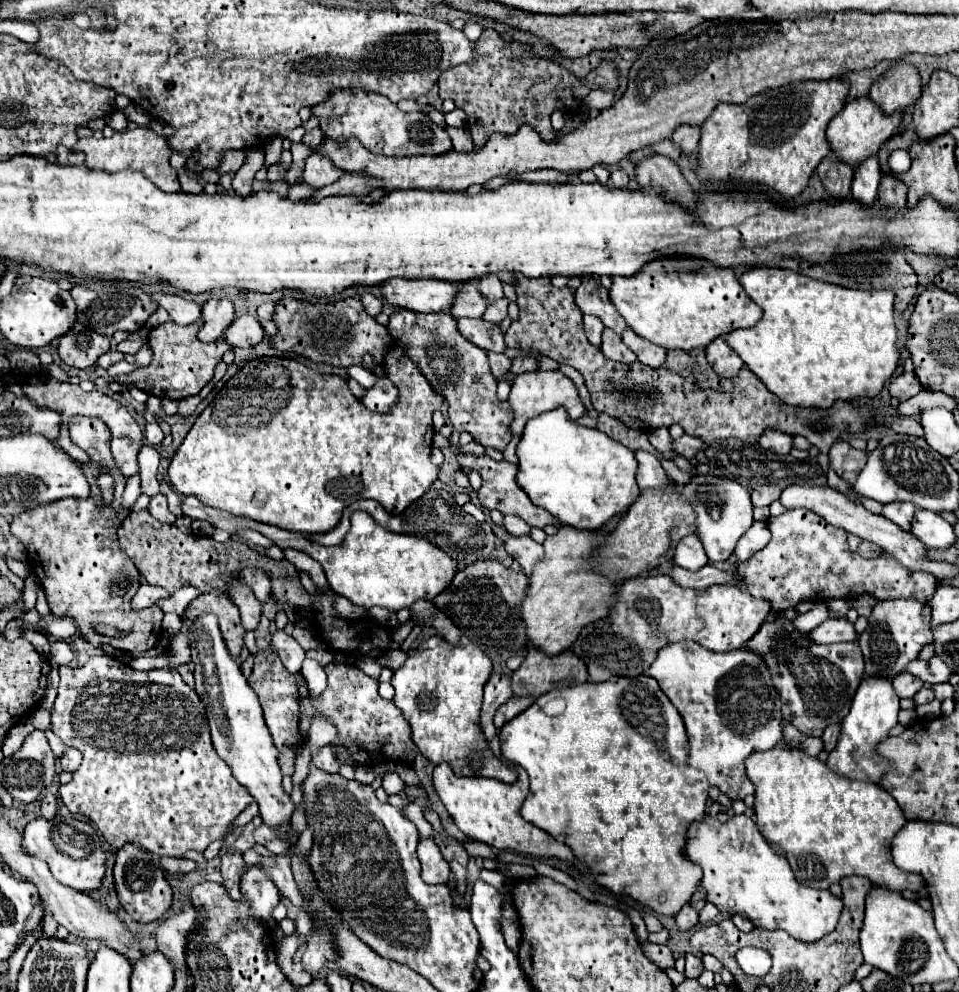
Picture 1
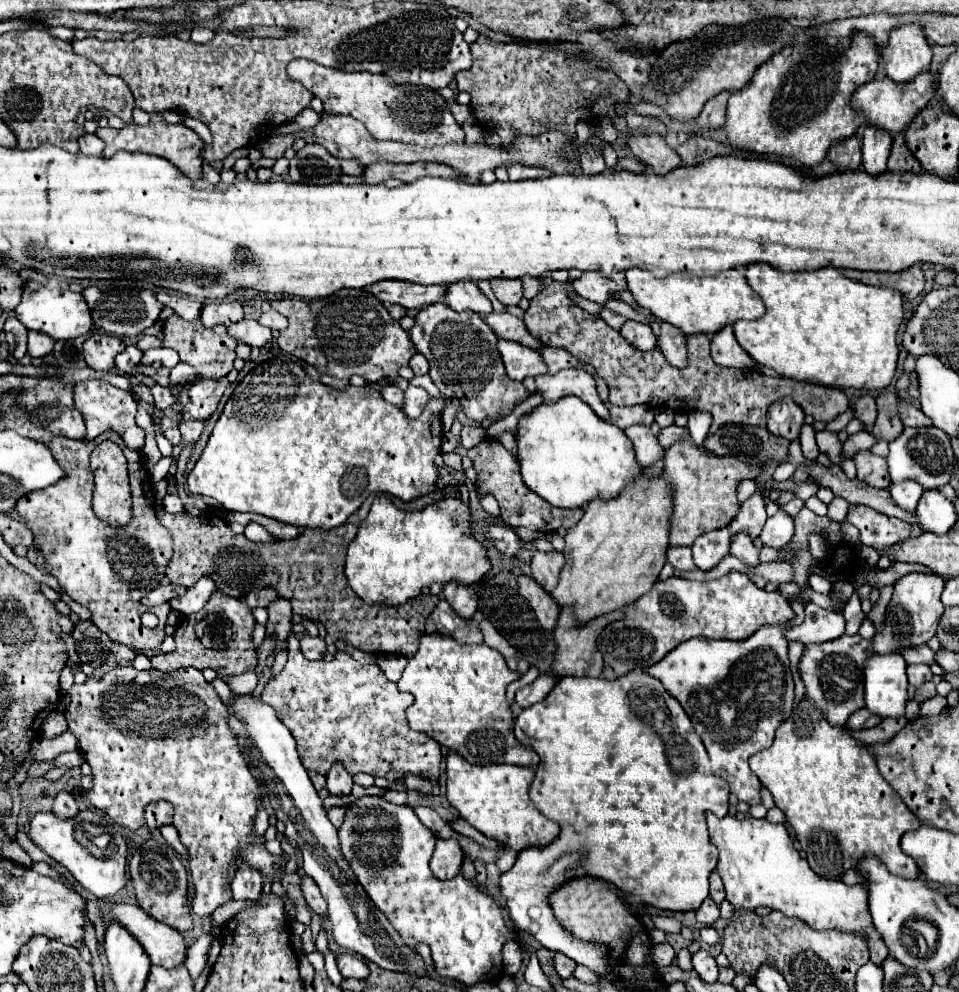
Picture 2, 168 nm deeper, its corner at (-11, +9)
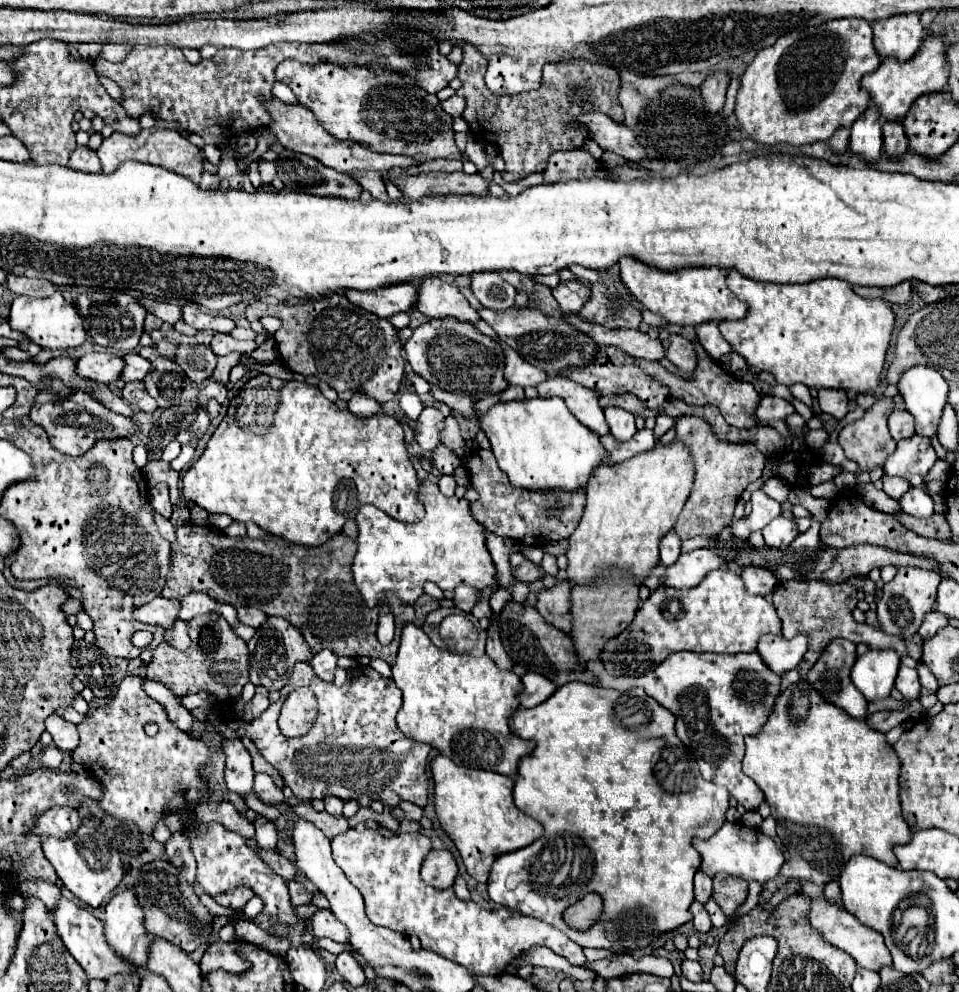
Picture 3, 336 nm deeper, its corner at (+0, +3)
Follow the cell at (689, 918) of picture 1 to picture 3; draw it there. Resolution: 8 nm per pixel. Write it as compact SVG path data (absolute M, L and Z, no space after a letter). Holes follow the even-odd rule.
M693 902L691 904L691 912L693 912L693 926L695 926L695 930L701 932L701 934L707 934L713 926L711 926L711 918L709 918L705 906L701 902Z

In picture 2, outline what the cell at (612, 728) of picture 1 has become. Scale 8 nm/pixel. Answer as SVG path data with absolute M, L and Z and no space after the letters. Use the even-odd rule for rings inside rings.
M632 672L616 680L560 678L542 702L518 714L514 734L540 756L530 784L530 800L546 818L560 826L560 836L546 848L522 850L514 866L500 876L510 918L514 928L536 936L548 950L562 952L576 964L606 976L604 946L580 940L560 926L548 902L550 894L574 878L594 876L612 882L636 914L642 914L646 906L672 912L698 910L708 896L708 876L718 862L718 850L710 844L704 814L714 812L720 818L728 814L730 786L710 772L704 744L692 730L692 722L680 702L672 700L662 682L646 672Z

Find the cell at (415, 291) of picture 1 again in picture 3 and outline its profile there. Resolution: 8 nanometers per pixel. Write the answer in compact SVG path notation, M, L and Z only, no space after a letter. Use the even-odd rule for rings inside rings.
M397 284L393 288L379 288L373 292L347 292L347 298L381 318L391 318L397 312L415 308L419 288L415 284Z

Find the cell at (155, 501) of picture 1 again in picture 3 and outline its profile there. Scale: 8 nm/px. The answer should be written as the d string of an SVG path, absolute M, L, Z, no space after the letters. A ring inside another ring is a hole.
M157 484L155 488L151 488L149 492L149 502L151 506L165 518L171 518L171 500L169 500L169 488L167 484Z

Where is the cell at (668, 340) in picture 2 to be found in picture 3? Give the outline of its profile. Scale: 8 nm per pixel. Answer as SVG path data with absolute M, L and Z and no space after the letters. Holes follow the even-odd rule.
M669 334L669 346L665 348L665 358L671 360L681 372L693 372L697 366L697 354L689 340L681 334Z

